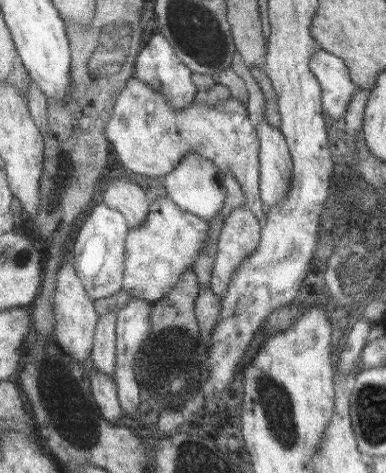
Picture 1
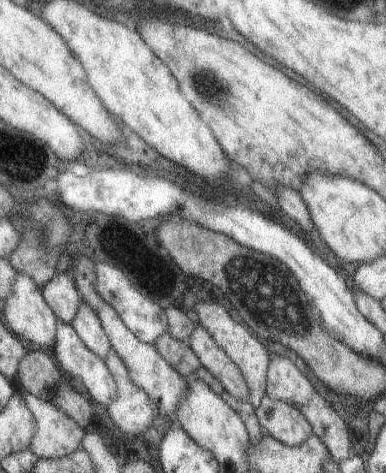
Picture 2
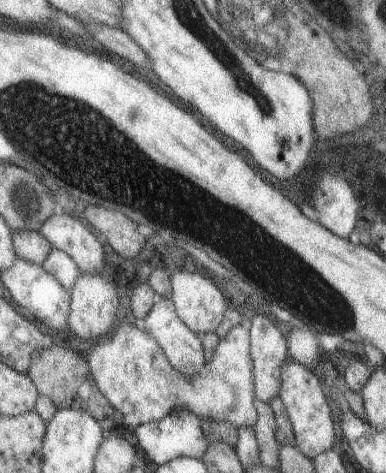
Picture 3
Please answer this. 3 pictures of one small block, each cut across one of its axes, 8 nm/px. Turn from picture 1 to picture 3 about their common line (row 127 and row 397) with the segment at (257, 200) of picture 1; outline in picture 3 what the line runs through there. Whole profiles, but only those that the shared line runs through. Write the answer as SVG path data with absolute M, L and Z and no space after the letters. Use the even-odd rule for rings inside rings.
M123 322L111 336L99 340L93 344L93 348L87 354L87 360L93 370L93 384L95 388L103 390L105 396L109 396L111 404L125 414L127 426L141 428L143 424L159 422L167 416L171 416L175 410L191 410L201 420L215 420L215 422L233 422L237 428L243 426L255 426L257 422L257 408L255 408L255 376L253 376L253 358L251 358L251 332L243 326L235 326L215 348L215 354L211 360L205 362L205 368L201 368L195 376L185 376L179 370L173 368L165 348L161 342L149 332L139 328L137 324Z

